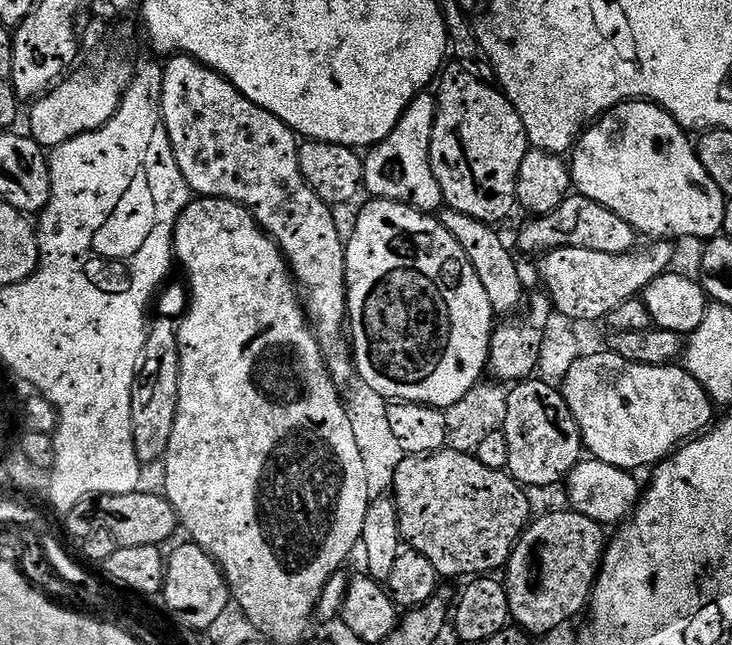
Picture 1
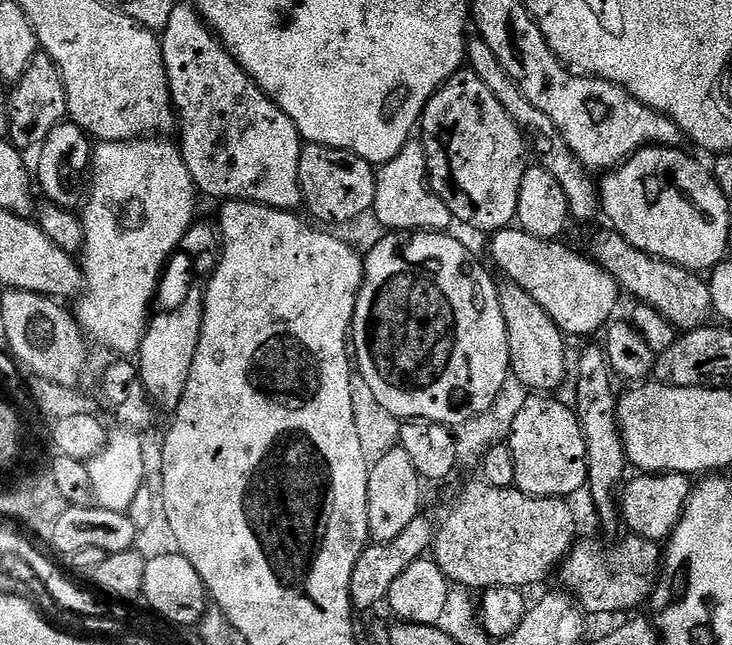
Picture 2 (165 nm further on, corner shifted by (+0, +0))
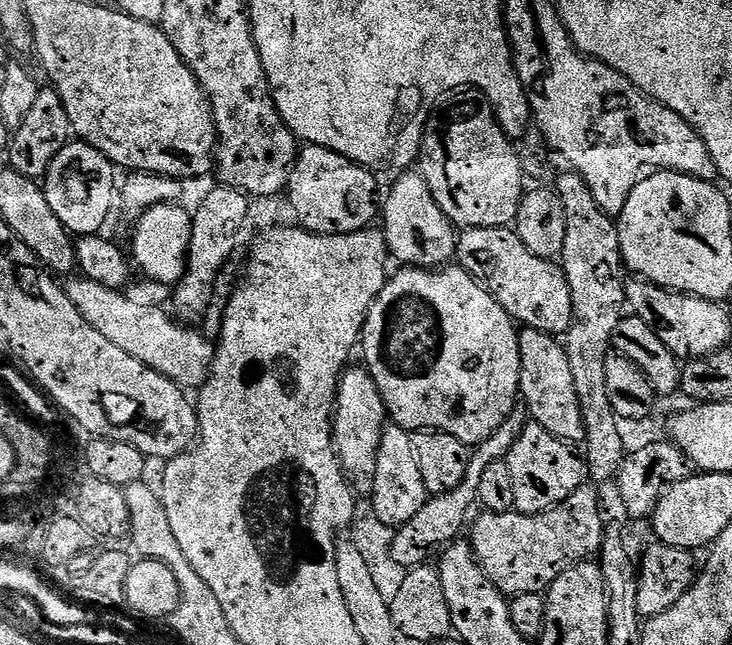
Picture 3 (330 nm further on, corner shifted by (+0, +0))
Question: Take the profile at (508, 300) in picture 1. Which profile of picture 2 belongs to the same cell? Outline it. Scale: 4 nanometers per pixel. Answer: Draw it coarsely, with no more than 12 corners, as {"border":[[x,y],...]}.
{"border":[[504,282],[511,375],[555,393],[569,371],[564,333],[522,290]]}

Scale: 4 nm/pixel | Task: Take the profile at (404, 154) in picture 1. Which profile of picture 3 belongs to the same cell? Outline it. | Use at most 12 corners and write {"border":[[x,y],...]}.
{"border":[[416,170],[382,200],[389,257],[436,270],[458,232]]}

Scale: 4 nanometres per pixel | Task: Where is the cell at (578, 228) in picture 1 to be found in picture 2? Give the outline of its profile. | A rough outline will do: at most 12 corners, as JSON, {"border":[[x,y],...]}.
{"border":[[615,230],[591,255],[627,295],[675,329],[707,323],[703,277],[638,250]]}

